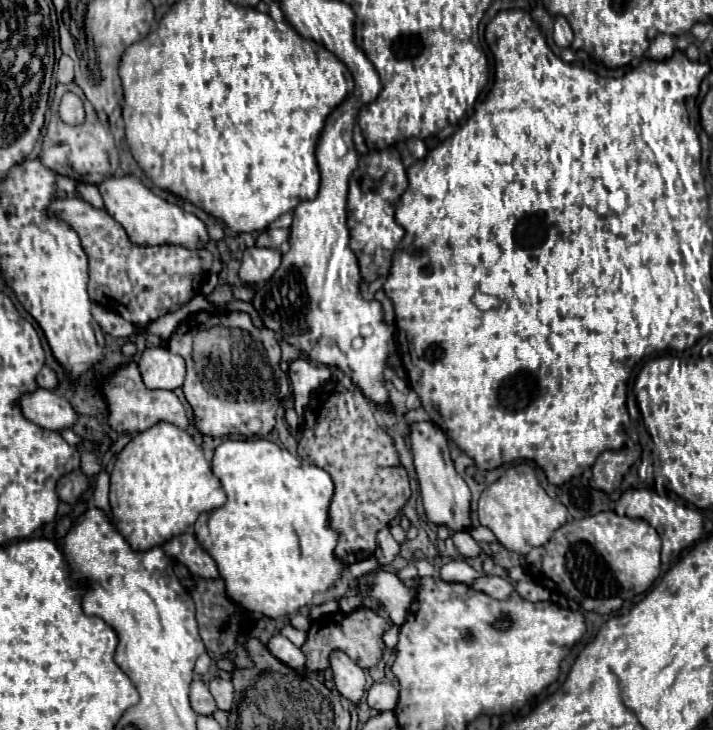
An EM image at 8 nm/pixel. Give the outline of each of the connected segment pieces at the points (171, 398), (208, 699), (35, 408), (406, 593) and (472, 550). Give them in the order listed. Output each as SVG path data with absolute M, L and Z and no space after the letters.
M134 362L122 366L114 374L110 374L104 382L104 394L108 400L108 424L118 432L144 432L158 422L172 422L178 428L188 428L190 420L186 416L186 408L178 400L178 396L170 390L148 390L140 378L140 372L134 370Z
M194 680L190 684L190 704L198 714L214 714L216 702L202 680Z
M36 388L34 392L26 392L24 396L20 396L18 406L24 418L46 430L70 428L76 420L76 412L72 410L72 406L56 392L44 388Z
M378 570L372 586L360 586L360 592L362 596L374 596L380 600L396 626L404 624L406 612L412 604L412 592L408 586L404 586L402 580L398 580L396 574Z
M460 530L460 532L454 532L452 534L452 540L456 544L456 550L464 556L476 556L480 552L480 546L476 544L476 540L472 540L472 536L466 532L466 530Z

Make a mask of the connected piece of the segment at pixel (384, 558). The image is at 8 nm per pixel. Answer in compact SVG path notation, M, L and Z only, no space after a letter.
M388 526L382 528L382 530L378 532L378 548L376 548L376 552L374 552L374 556L378 558L378 562L380 562L380 564L390 564L390 562L396 558L398 550L400 550L400 546L398 546L398 542L394 540L394 536L390 534L390 528L388 528Z

